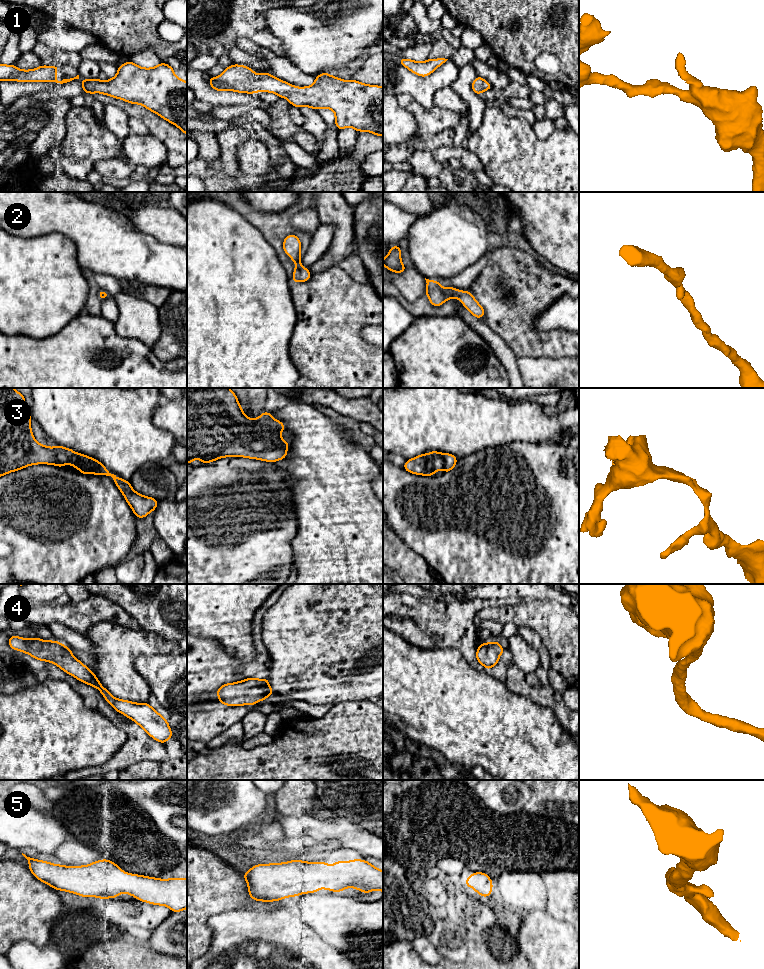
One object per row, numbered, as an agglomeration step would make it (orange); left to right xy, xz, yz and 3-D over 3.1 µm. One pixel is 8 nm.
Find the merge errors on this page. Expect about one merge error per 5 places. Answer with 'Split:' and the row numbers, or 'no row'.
Split: no row

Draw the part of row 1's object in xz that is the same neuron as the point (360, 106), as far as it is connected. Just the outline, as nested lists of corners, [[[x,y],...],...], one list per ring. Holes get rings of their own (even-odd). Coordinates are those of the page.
[[[233,64],[225,68],[223,73],[215,78],[209,78],[211,87],[217,91],[236,91],[239,93],[271,92],[280,98],[287,98],[291,105],[300,108],[311,107],[314,110],[327,108],[335,113],[335,125],[339,130],[352,127],[359,131],[368,131],[377,136],[383,136],[383,87],[367,85],[356,80],[345,81],[327,72],[316,76],[311,86],[297,87],[273,75],[264,72],[257,75],[250,67]]]

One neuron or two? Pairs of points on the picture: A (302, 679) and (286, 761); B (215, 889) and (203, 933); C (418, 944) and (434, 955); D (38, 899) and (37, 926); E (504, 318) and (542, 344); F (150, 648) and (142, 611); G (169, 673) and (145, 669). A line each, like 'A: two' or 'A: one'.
A: two
B: one
C: one
D: one
E: one
F: two
G: one

